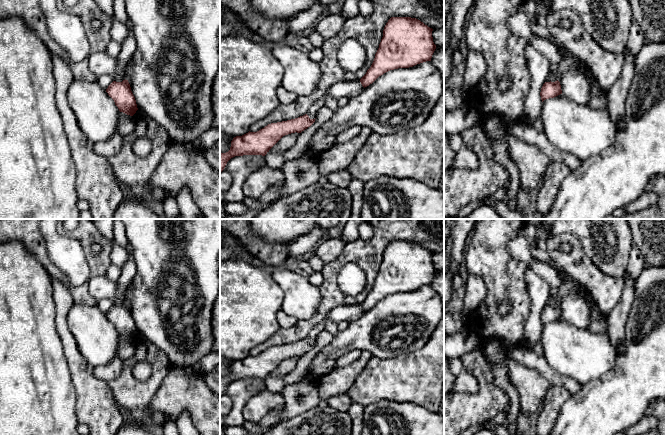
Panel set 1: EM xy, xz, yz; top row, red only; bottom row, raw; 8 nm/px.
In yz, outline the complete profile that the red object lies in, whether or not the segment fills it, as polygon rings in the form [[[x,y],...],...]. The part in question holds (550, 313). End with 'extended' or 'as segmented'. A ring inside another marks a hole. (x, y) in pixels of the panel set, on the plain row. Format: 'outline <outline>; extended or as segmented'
outline [[[558,304],[555,306],[545,306],[540,316],[542,326],[546,323],[554,322],[560,318],[562,318],[562,314]]]; as segmented

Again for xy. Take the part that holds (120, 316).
outline [[[125,303],[122,306],[113,305],[106,313],[106,316],[114,324],[120,336],[133,340],[138,334],[128,304]]]; as segmented

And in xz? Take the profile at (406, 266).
outline [[[391,241],[384,251],[374,285],[360,303],[362,310],[369,310],[390,294],[431,285],[436,273],[432,255],[416,242]]]; as segmented

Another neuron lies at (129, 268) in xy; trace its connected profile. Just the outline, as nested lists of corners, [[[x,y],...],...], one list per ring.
[[[128,246],[127,250],[129,253],[129,258],[127,262],[123,265],[122,273],[117,280],[118,290],[116,293],[116,301],[114,303],[114,305],[116,306],[122,306],[123,304],[125,304],[125,300],[123,299],[123,291],[128,288],[134,276],[136,275],[137,270],[132,248]]]

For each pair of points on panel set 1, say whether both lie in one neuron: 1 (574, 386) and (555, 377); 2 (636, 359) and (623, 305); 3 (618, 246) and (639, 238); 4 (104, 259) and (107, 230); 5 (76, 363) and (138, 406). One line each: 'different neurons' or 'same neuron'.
1: same neuron
2: different neurons
3: different neurons
4: different neurons
5: different neurons

